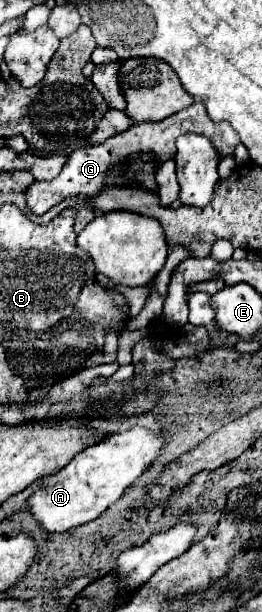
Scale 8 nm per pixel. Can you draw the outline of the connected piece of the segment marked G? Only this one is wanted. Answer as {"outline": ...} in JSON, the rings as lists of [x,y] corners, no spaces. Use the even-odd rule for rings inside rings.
{"outline":[[[196,100],[192,106],[172,114],[172,118],[164,118],[160,122],[142,122],[142,126],[132,126],[128,128],[124,134],[116,134],[112,138],[108,138],[104,144],[94,144],[94,146],[80,146],[78,150],[74,150],[70,154],[70,160],[66,162],[66,166],[62,168],[62,172],[50,180],[50,182],[32,182],[32,186],[28,186],[26,190],[26,204],[30,208],[32,214],[44,214],[48,212],[52,206],[56,206],[58,202],[76,196],[76,194],[86,194],[86,196],[96,196],[106,184],[124,184],[124,186],[138,186],[132,182],[124,182],[124,180],[116,180],[114,168],[118,166],[118,172],[122,172],[122,162],[128,160],[134,152],[138,150],[152,150],[154,156],[158,158],[158,162],[164,162],[168,158],[176,156],[176,148],[174,148],[174,140],[180,134],[204,134],[208,136],[214,146],[218,148],[220,156],[228,156],[234,152],[238,140],[238,134],[232,130],[232,126],[228,126],[228,122],[212,122],[204,110],[204,104],[200,100]]]}

